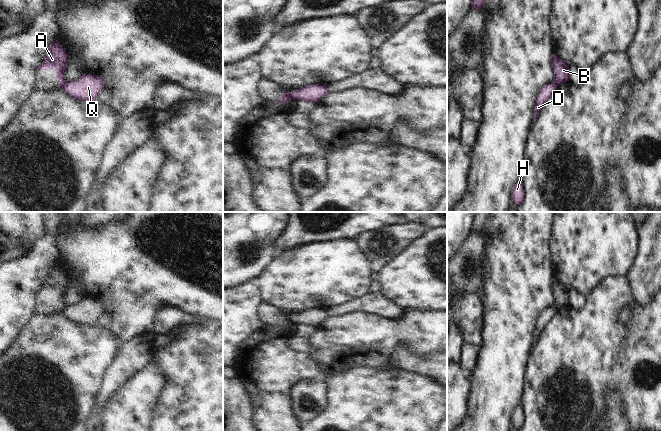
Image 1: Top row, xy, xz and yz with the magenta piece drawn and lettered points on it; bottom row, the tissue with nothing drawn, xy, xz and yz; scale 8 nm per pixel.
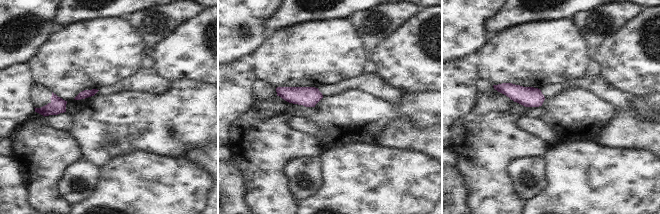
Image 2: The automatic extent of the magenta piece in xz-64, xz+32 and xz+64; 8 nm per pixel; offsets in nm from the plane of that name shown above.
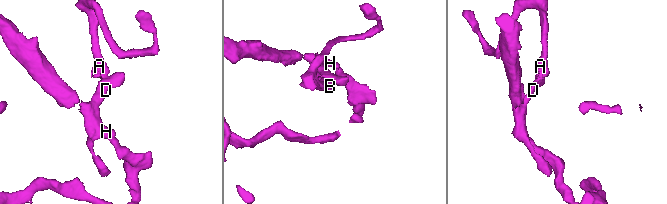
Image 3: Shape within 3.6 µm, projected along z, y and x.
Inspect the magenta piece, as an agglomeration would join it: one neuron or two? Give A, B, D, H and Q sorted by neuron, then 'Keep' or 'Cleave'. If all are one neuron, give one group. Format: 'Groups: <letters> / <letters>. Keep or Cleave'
Groups: A B / D H Q. Cleave.

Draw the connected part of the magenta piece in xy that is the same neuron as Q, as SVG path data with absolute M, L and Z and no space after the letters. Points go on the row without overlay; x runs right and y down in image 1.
M83 297L74 305L63 308L61 312L73 322L84 326L93 326L104 313L104 308L99 300Z

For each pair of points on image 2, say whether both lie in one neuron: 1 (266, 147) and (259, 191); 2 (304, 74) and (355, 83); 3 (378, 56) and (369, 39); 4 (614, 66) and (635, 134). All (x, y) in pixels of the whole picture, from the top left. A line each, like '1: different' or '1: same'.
1: same
2: different
3: different
4: different

